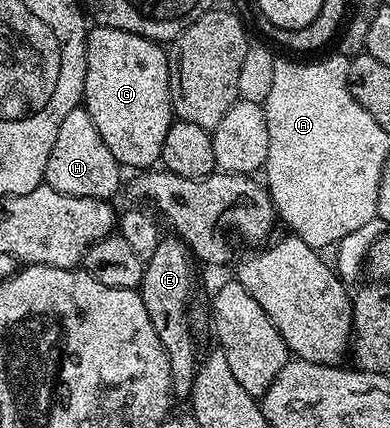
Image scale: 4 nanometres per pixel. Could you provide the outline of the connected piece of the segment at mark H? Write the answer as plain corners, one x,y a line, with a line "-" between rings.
84,108
68,112
56,132
56,144
52,144
52,156
48,156
45,185
56,192
64,192
77,198
113,199
118,185
122,182
123,167
119,166
116,156
108,149
108,144
96,132
92,116

